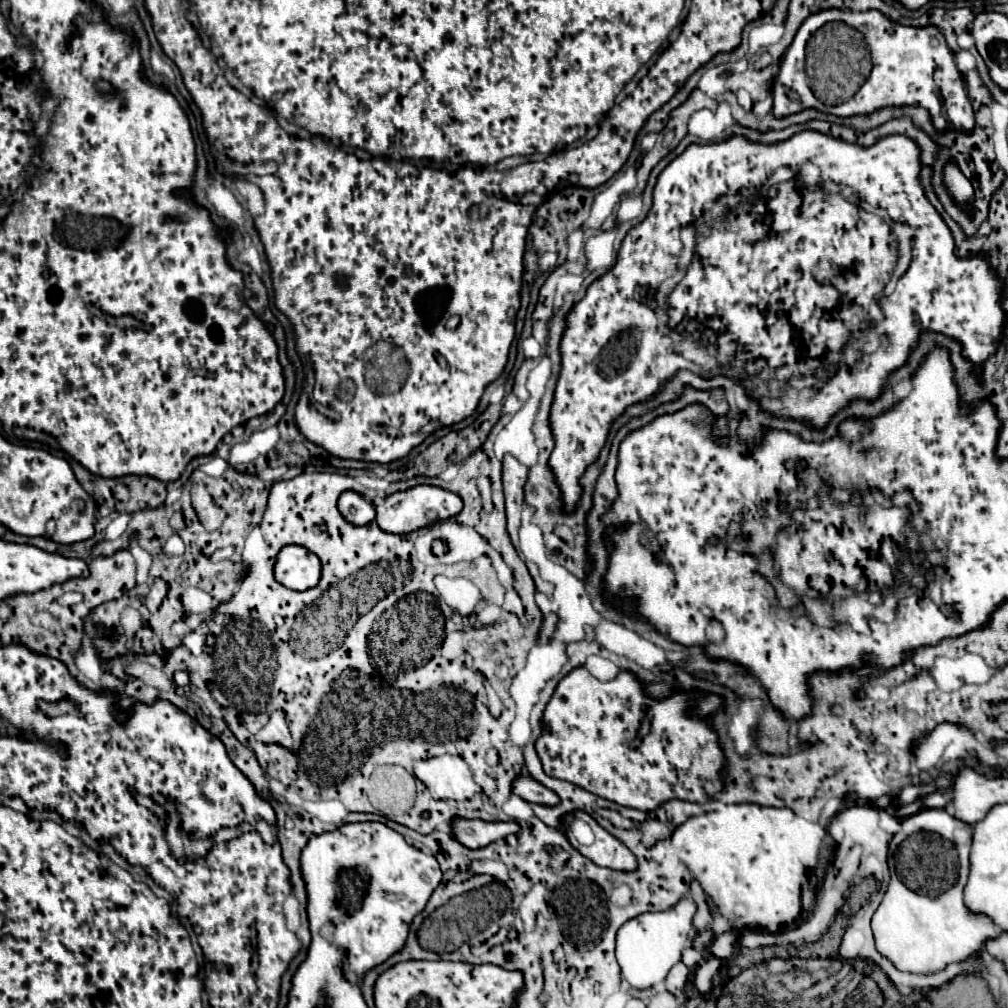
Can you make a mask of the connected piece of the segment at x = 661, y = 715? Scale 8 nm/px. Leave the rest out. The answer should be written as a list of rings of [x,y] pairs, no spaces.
[[[585,667],[573,669],[563,677],[547,703],[543,715],[543,733],[535,743],[537,755],[543,763],[543,771],[549,777],[569,781],[581,789],[587,789],[617,805],[655,811],[669,799],[683,799],[701,803],[721,793],[723,779],[719,777],[719,765],[723,765],[723,751],[717,735],[707,723],[713,711],[721,705],[721,697],[695,691],[693,695],[675,693],[663,701],[651,699],[643,693],[641,683],[629,671],[621,671],[613,681],[595,679]]]

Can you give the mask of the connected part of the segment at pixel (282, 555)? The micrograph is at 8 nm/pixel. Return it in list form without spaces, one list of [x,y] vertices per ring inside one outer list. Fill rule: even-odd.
[[[287,545],[279,551],[273,573],[275,573],[275,579],[287,589],[305,591],[319,583],[321,565],[311,551],[299,545]]]

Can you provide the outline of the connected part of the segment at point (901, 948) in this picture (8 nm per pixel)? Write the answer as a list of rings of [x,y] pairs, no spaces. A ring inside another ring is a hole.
[[[923,809],[903,819],[901,825],[903,829],[889,845],[893,849],[889,889],[873,915],[875,947],[899,971],[919,975],[937,973],[977,953],[1001,929],[989,917],[971,913],[963,903],[973,829],[945,809]]]

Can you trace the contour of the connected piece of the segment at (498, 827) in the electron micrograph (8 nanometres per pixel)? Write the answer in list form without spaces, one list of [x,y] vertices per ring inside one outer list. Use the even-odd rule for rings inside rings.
[[[455,819],[453,821],[453,833],[457,841],[467,845],[469,849],[485,847],[517,831],[519,831],[517,821],[495,821],[495,823],[487,823],[481,819]]]

